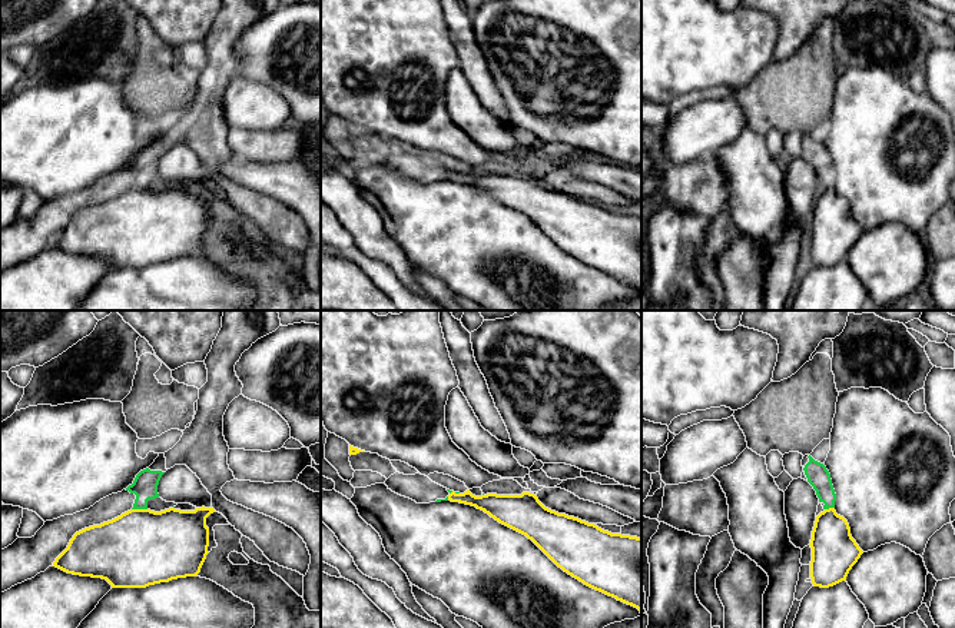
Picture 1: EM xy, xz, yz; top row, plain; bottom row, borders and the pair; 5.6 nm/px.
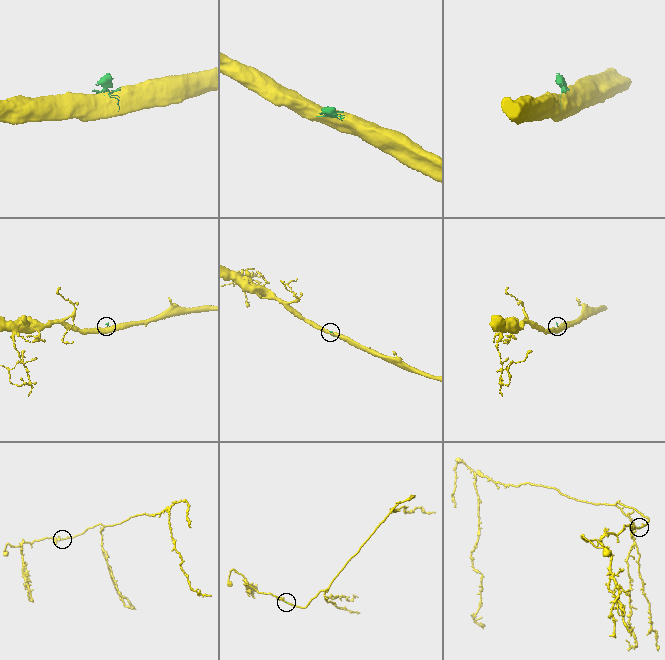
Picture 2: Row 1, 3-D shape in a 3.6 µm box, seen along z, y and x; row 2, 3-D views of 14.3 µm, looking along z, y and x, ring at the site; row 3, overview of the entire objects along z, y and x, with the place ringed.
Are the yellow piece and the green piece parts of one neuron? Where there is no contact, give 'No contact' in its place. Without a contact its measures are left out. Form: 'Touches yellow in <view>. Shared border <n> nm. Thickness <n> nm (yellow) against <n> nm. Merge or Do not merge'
Touches yellow in xy. Shared border 90 nm. Thickness 440 nm (yellow) against 140 nm. Do not merge

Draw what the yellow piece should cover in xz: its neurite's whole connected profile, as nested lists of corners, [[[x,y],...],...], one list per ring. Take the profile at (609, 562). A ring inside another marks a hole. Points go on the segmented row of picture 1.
[[[530,492],[521,495],[487,494],[475,496],[464,494],[448,495],[448,501],[475,506],[500,524],[531,539],[558,568],[584,585],[637,608],[641,614],[641,538],[611,534],[566,514],[546,508]]]

